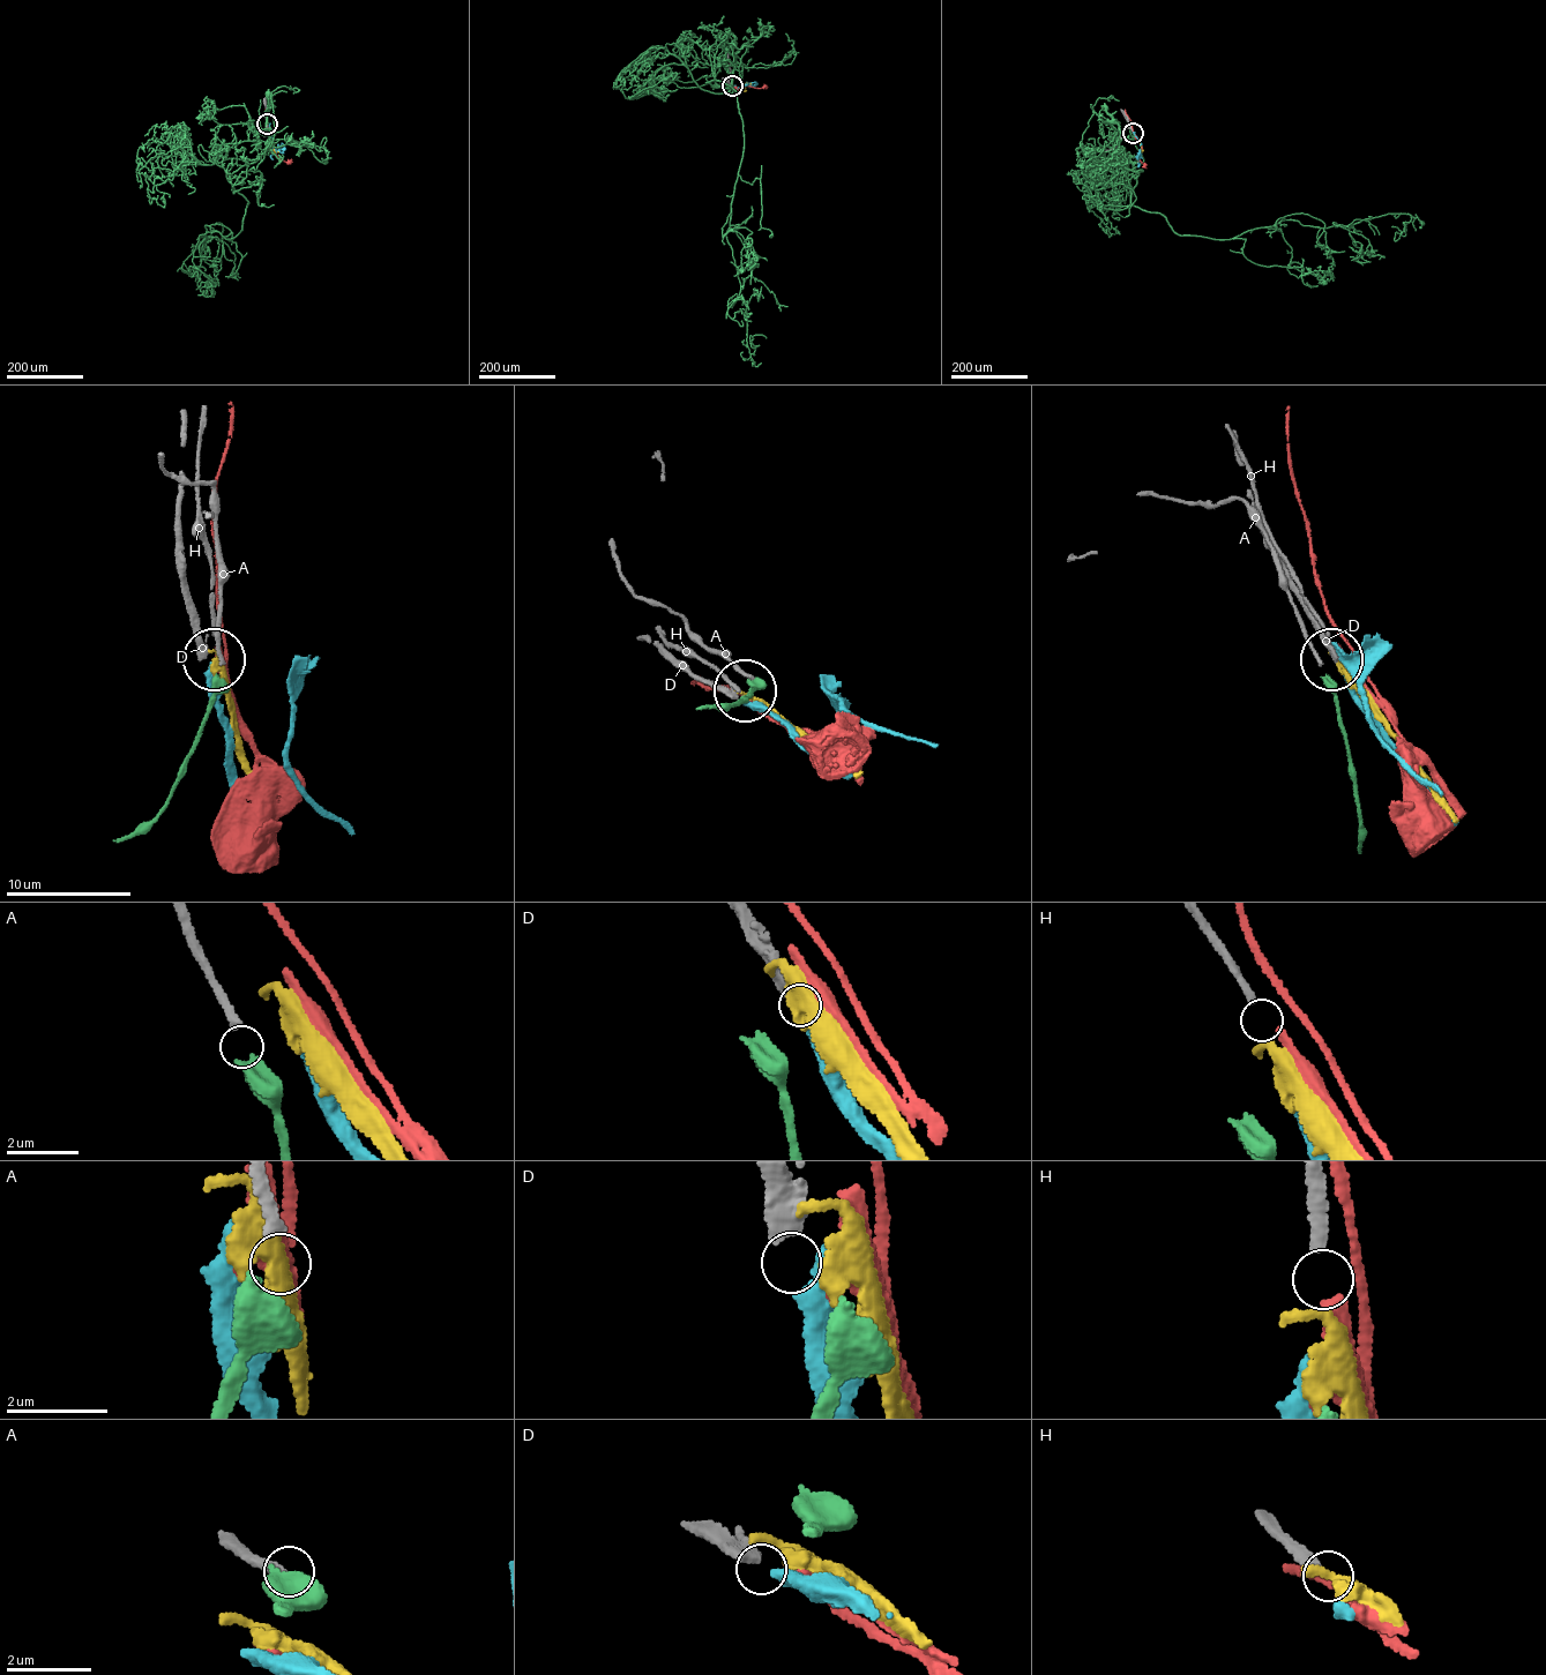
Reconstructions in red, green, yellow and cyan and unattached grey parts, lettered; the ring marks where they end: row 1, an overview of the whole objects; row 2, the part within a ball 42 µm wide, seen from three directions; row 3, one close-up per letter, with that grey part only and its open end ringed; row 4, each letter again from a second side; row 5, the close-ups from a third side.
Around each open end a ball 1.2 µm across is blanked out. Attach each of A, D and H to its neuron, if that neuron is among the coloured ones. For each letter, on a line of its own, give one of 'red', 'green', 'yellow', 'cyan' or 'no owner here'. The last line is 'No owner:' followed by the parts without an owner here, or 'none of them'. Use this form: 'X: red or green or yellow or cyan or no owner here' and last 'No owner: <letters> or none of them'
A: green
D: cyan
H: red
No owner: none of them

